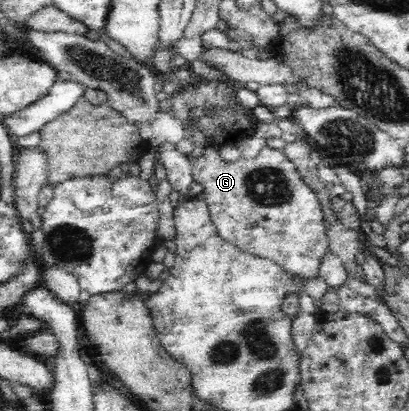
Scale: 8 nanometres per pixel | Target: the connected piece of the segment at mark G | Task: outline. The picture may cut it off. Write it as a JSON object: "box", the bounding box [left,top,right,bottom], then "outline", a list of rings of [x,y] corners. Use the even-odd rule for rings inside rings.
{"box":[192,144,331,280],"outline":[[[265,144],[254,159],[240,157],[228,162],[216,148],[208,146],[204,149],[204,154],[196,159],[192,158],[192,162],[194,181],[203,187],[204,200],[222,238],[246,253],[272,260],[301,279],[310,280],[318,276],[324,255],[331,252],[324,210],[320,209],[318,196],[302,180],[296,166],[286,158],[282,150]]]}

